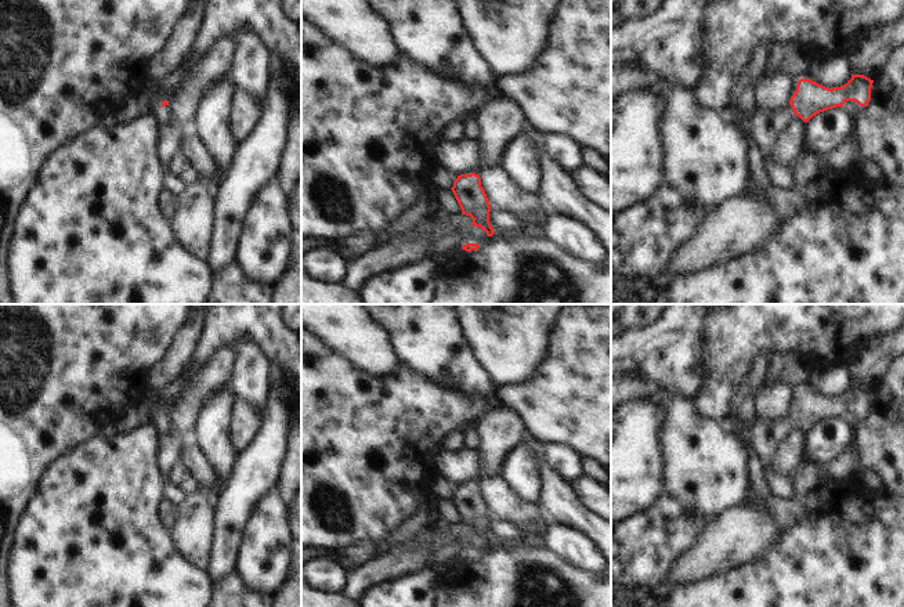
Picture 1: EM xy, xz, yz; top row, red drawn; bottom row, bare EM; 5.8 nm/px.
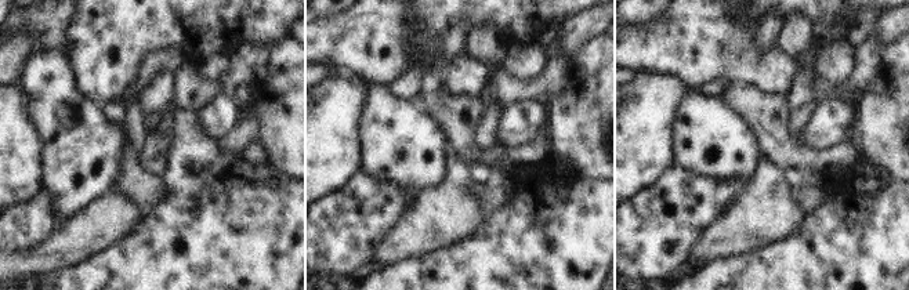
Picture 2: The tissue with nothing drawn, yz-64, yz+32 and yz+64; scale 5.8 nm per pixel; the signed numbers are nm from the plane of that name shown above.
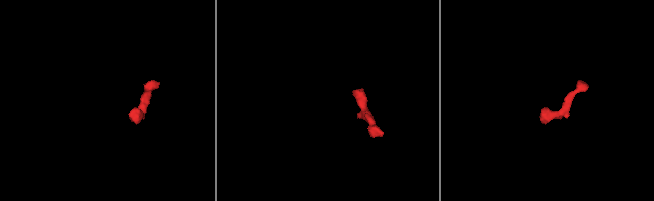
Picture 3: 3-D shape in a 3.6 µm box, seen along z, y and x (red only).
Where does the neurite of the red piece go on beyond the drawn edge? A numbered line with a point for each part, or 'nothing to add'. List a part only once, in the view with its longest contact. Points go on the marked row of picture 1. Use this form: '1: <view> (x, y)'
1: yz (765, 126)

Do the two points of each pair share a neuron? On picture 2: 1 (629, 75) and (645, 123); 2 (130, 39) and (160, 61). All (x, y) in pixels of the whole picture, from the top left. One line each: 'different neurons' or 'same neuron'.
1: different neurons
2: different neurons

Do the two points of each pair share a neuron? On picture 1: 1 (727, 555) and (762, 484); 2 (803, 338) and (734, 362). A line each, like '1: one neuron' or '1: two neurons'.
1: one neuron
2: one neuron

